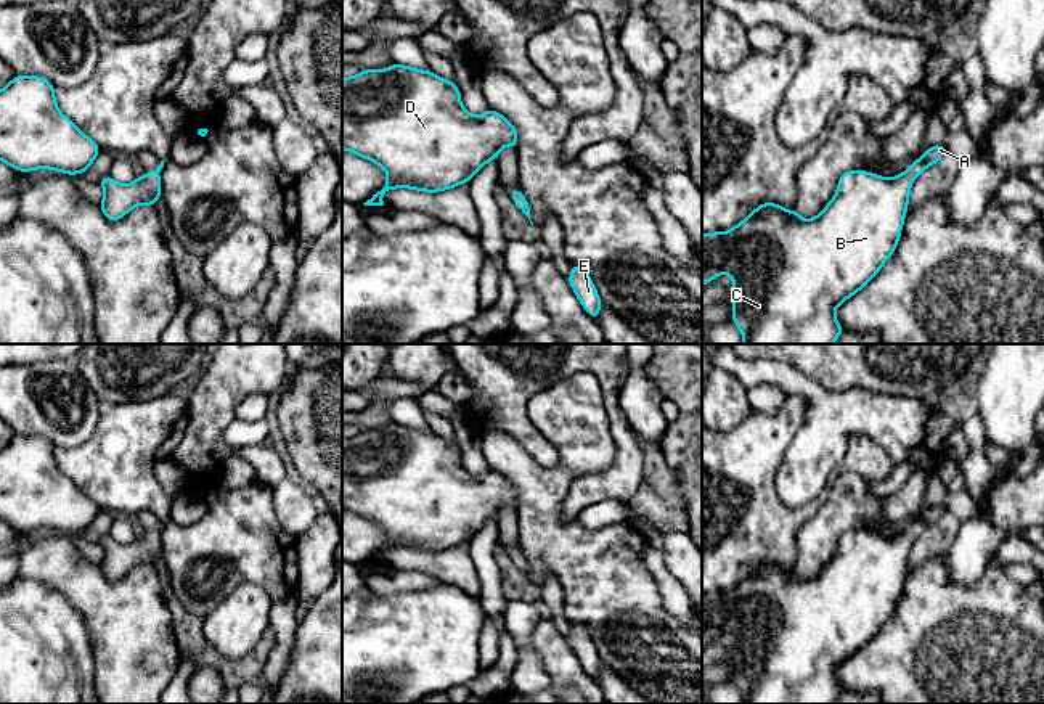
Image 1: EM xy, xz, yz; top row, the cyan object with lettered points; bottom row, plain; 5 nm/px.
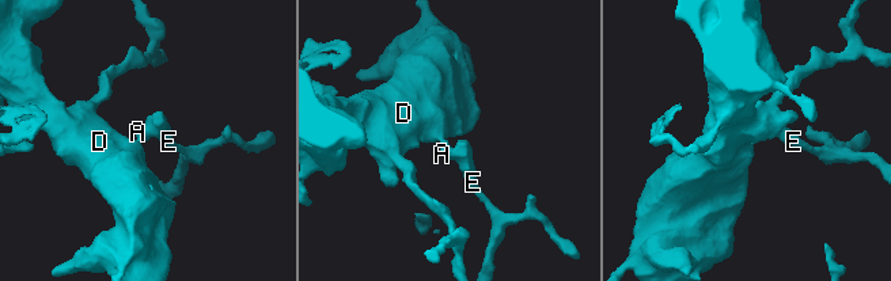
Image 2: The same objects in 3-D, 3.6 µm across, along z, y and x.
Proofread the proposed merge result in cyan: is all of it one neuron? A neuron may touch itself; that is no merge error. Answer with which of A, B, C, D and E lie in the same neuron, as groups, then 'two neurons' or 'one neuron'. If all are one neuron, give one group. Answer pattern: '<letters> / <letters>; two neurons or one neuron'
A B C D E; one neuron

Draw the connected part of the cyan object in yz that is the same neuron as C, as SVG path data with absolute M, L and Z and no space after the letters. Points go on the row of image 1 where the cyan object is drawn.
M930 146L909 169L885 178L867 170L840 175L837 193L811 220L774 203L761 203L753 212L724 233L702 235L702 286L723 273L732 275L732 321L740 329L742 344L834 344L845 331L835 318L835 307L859 293L891 257L898 246L907 212L912 182L927 167L938 164L948 151Z

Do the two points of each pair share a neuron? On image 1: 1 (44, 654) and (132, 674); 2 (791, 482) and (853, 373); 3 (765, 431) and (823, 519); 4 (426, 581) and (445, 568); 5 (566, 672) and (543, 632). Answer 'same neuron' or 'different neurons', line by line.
1: different neurons
2: different neurons
3: different neurons
4: different neurons
5: same neuron

